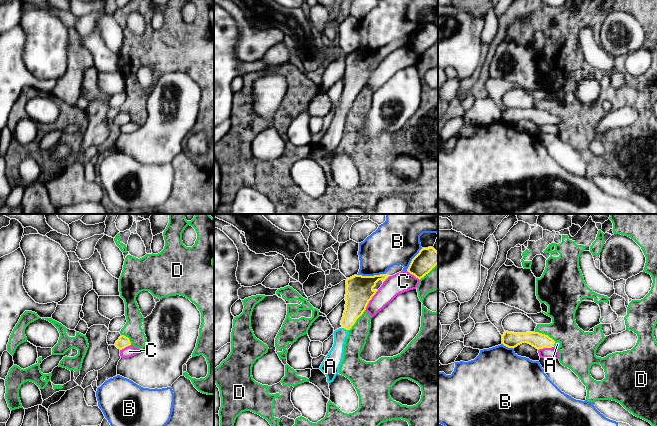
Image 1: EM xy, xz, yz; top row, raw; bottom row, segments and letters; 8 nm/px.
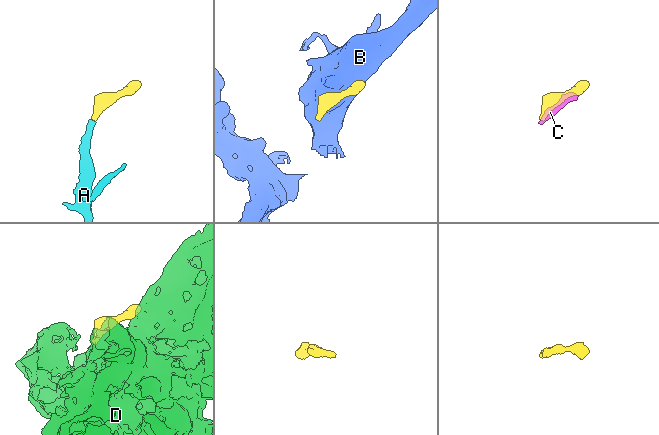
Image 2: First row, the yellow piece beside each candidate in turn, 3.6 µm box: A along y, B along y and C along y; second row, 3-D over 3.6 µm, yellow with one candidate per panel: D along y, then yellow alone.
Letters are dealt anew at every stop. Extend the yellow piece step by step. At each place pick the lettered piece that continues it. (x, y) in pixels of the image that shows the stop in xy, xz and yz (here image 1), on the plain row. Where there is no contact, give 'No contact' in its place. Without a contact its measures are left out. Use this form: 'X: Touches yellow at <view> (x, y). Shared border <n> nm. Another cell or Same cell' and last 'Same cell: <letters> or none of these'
A: Touches yellow at xz (345, 104). Shared border 50 nm. Same cell
B: Touches yellow at xz (371, 52). Shared border 240 nm. Another cell
C: Touches yellow at xz (370, 75). Shared border 200 nm. Another cell
D: Touches yellow at xz (356, 95). Shared border 220 nm. Another cell
Same cell: A

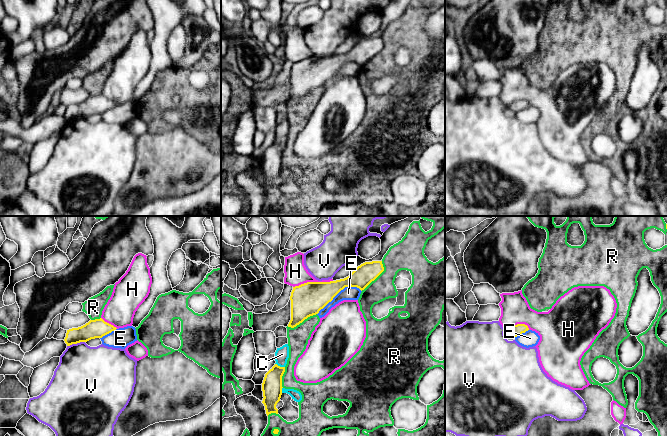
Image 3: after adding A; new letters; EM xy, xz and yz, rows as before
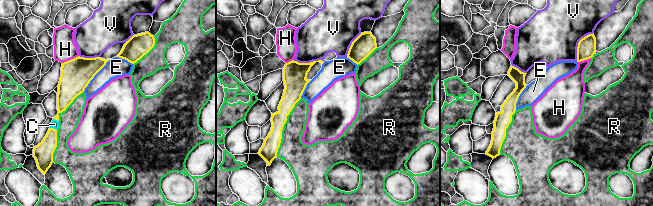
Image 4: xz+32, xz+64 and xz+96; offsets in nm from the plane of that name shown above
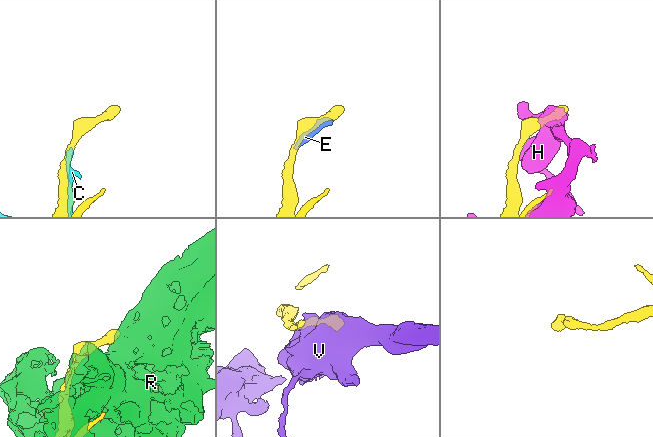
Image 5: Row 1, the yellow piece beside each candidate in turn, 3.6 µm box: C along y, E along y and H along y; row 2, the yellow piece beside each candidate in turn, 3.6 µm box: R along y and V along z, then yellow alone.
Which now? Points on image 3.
C: Touches yellow at xz (279, 142). Shared border 90 nm. Another cell
E: Touches yellow at xz (338, 68). Shared border 400 nm. Another cell
H: Touches yellow at xz (312, 58). Shared border 320 nm. Another cell
R: Touches yellow at xz (376, 53). Shared border 300 nm. Another cell
V: Touches yellow at xy (75, 119). Shared border 150 nm. Another cell
Same cell: none of these

